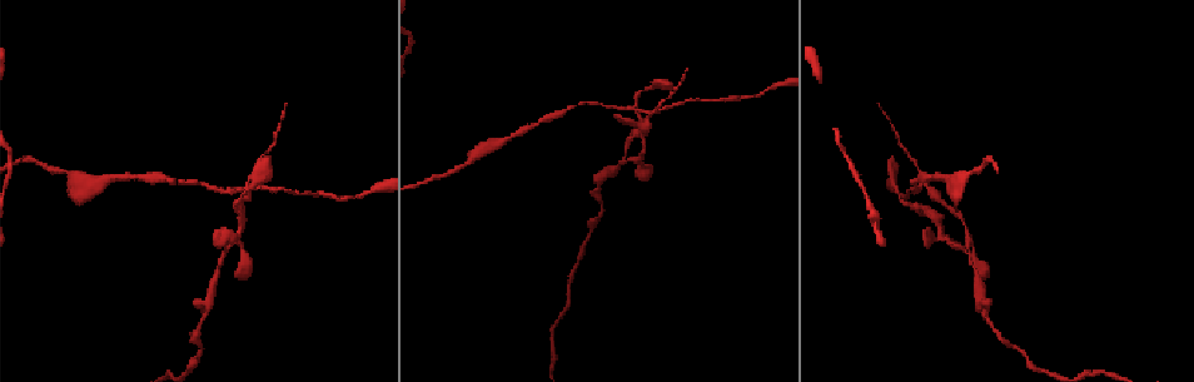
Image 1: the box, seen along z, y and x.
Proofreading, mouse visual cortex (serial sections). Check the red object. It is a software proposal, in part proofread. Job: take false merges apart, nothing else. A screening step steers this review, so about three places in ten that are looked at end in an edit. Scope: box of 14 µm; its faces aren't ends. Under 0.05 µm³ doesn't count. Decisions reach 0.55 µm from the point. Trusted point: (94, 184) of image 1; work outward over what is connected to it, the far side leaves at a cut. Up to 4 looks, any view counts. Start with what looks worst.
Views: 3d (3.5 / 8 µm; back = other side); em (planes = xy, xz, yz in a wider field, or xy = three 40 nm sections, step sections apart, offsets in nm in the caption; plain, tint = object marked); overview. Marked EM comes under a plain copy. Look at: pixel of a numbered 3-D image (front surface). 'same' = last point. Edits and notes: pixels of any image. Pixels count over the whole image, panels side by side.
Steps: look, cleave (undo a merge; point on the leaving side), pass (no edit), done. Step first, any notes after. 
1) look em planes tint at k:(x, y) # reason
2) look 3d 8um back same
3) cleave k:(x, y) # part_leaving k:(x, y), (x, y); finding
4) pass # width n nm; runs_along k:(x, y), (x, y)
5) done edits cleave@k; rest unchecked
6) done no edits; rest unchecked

look 3d 3.5um at 1:(643, 110) # a narrow waist

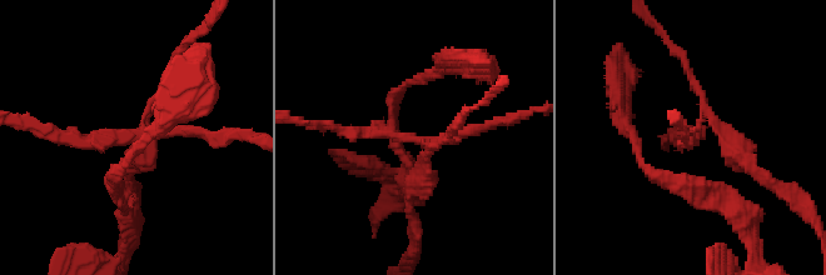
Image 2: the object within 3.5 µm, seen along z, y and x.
cleave 2:(144, 150) # part_leaving 2:(147, 118), (147, 144), (130, 164), (134, 198); a second cell is stuck on

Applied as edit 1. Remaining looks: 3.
look overview # see it whole again

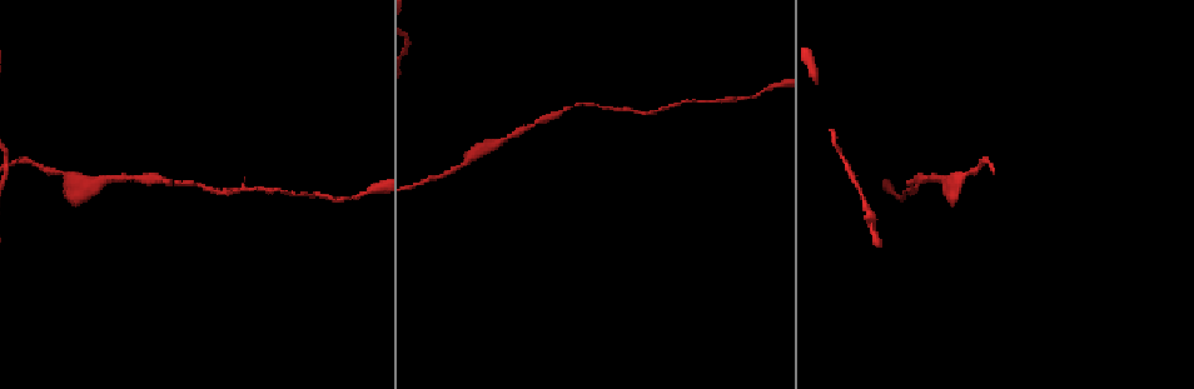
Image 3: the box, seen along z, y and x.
look 3d 3.5um at 3:(64, 176) # calibre changes

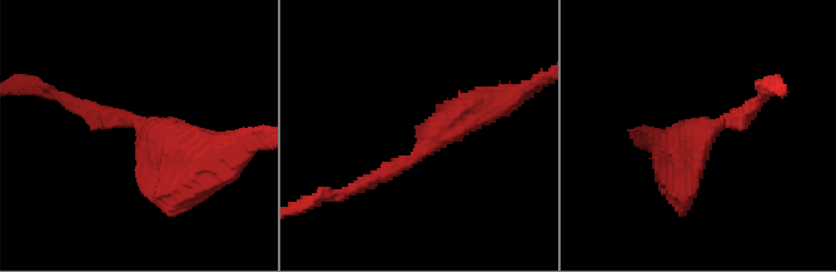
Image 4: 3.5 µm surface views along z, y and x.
look em xy step 5 tint at 4:(141, 125) # arm_widths 200, 400 nm

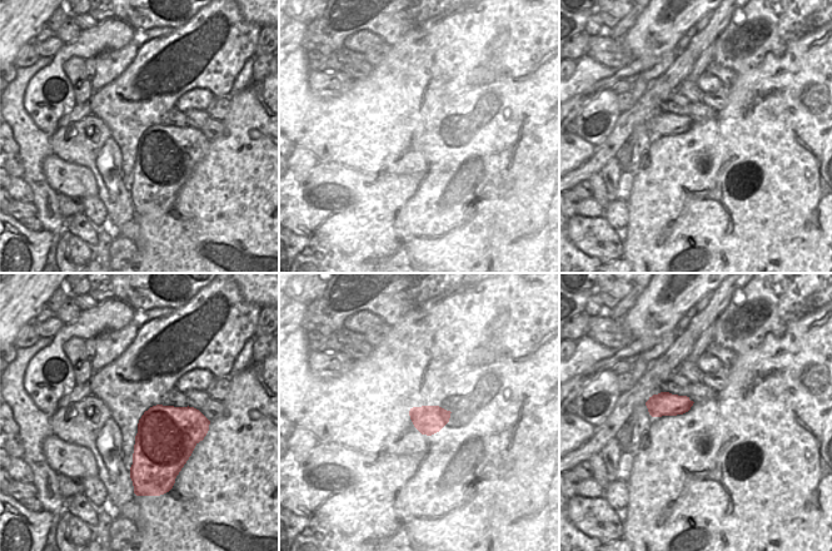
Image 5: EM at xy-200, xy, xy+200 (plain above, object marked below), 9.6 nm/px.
pass # width 280 nm; runs_along 4:(492, 102), (353, 188); one cell here

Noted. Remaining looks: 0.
done edits cleave@2; rest unchecked

